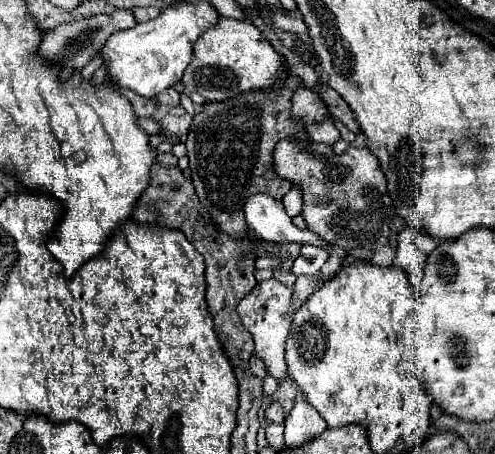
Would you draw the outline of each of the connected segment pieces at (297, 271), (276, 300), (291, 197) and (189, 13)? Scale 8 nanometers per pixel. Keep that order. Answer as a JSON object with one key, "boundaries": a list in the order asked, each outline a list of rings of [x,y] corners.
{"boundaries":[[[[305,244],[301,248],[301,254],[299,258],[295,258],[293,262],[293,274],[299,278],[299,276],[315,276],[319,274],[321,266],[327,262],[329,258],[329,252],[325,248],[319,248],[319,246],[311,246],[311,244]]],[[[275,278],[267,282],[259,282],[237,306],[237,312],[241,316],[243,326],[253,334],[255,338],[255,354],[261,356],[269,368],[269,374],[275,378],[285,378],[287,374],[287,364],[285,364],[285,342],[291,326],[291,316],[289,312],[293,310],[291,306],[291,288],[279,284]]],[[[291,188],[289,190],[289,194],[283,198],[283,206],[285,206],[285,210],[287,210],[287,214],[293,218],[293,216],[297,216],[299,212],[301,212],[301,208],[303,208],[303,190],[301,188]]],[[[183,2],[161,10],[155,20],[115,32],[101,52],[103,64],[107,66],[107,82],[117,88],[129,88],[139,96],[155,98],[181,80],[183,70],[191,62],[193,42],[203,32],[203,22],[213,22],[217,18],[219,14],[213,12],[209,4],[199,2],[193,6]]]]}

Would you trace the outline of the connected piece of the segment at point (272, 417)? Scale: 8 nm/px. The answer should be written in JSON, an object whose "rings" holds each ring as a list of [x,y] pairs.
{"rings":[[[271,404],[271,406],[265,410],[265,418],[267,418],[269,422],[281,424],[281,422],[285,420],[285,412],[283,412],[283,408],[281,408],[279,404]]]}

